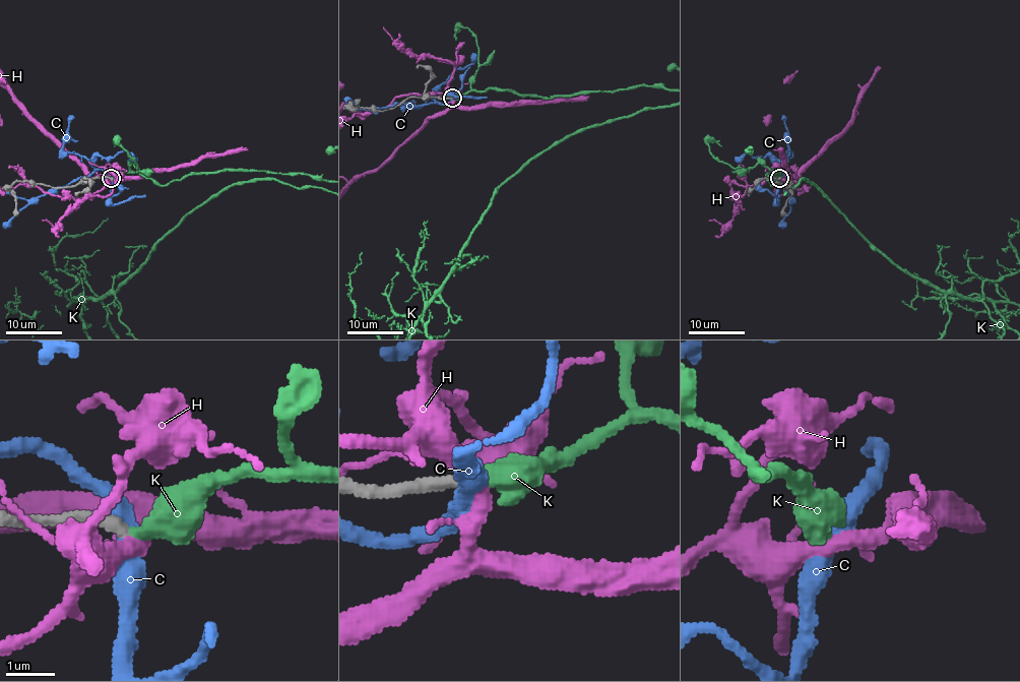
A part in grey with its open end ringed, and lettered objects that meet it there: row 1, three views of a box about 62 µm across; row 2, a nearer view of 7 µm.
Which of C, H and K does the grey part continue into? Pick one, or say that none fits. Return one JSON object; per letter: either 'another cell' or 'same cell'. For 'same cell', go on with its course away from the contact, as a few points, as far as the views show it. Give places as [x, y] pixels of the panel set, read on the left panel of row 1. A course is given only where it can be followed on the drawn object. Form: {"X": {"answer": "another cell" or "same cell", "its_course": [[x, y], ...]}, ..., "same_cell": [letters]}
{"C": {"answer": "another cell"}, "H": {"answer": "another cell"}, "K": {"answer": "same cell"}, "same_cell": ["K"]}

